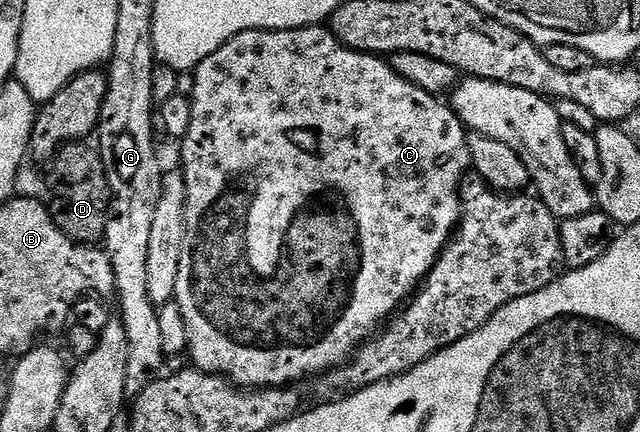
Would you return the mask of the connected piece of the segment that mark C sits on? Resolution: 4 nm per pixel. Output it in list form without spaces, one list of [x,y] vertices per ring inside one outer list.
[[[324,24],[318,26],[303,26],[297,30],[247,30],[238,36],[234,36],[218,52],[206,56],[206,60],[198,63],[194,71],[194,92],[192,93],[192,111],[194,120],[190,120],[190,132],[179,143],[180,162],[184,183],[186,184],[186,196],[188,205],[185,209],[186,236],[182,248],[182,264],[178,268],[178,284],[176,285],[175,301],[180,306],[182,316],[188,325],[188,350],[192,354],[191,365],[198,370],[204,370],[208,374],[219,374],[235,382],[241,388],[288,388],[293,384],[300,384],[303,378],[311,374],[323,376],[329,370],[343,366],[369,338],[373,337],[381,329],[382,324],[387,323],[411,299],[412,295],[420,289],[428,273],[434,268],[434,264],[440,259],[440,253],[445,246],[452,241],[453,233],[460,225],[462,213],[462,197],[460,198],[460,185],[464,182],[464,173],[469,173],[472,157],[468,147],[468,134],[459,116],[452,111],[447,101],[441,100],[435,94],[422,92],[414,84],[410,84],[402,78],[392,67],[391,61],[375,54],[363,54],[342,45],[334,36],[334,32]]]

